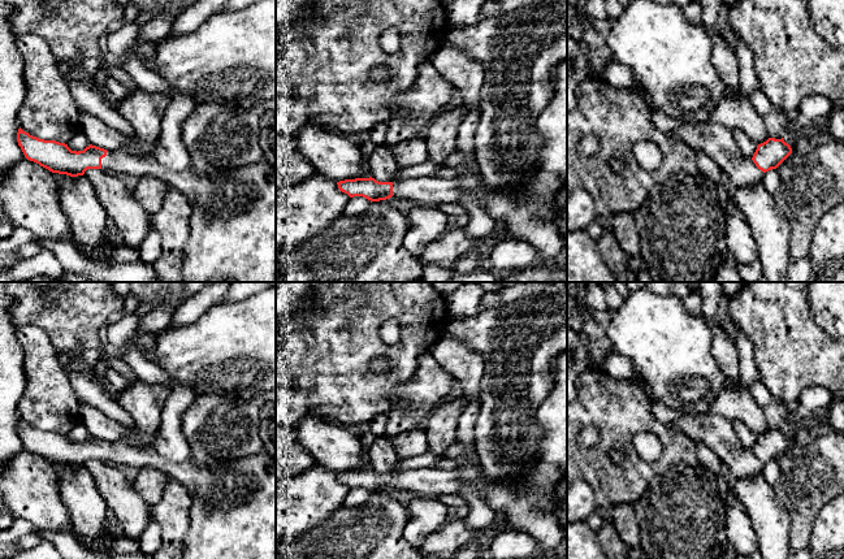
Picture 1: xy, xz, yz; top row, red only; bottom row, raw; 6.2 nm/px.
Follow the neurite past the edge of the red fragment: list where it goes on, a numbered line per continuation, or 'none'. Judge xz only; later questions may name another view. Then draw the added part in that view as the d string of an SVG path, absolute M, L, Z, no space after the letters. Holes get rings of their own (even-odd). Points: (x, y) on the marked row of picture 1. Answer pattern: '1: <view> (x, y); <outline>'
1: xz (432, 190); M437 176L394 179L393 196L437 207L459 202L460 185L455 179Z

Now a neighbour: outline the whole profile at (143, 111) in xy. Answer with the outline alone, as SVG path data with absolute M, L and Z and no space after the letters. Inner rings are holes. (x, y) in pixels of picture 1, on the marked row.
M137 88L134 94L120 100L116 110L133 127L138 140L155 143L169 103L170 96L168 95Z

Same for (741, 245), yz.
M731 211L726 224L728 254L737 264L752 264L758 260L758 248L752 228L736 211Z

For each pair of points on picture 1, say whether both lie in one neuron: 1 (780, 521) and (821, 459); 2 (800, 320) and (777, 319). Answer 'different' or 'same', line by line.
1: different
2: same

